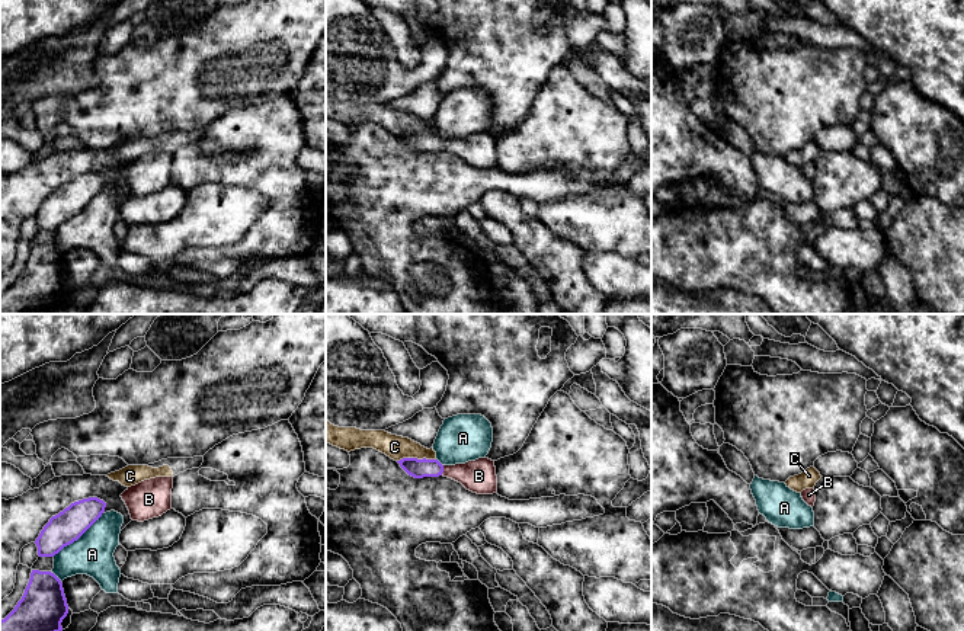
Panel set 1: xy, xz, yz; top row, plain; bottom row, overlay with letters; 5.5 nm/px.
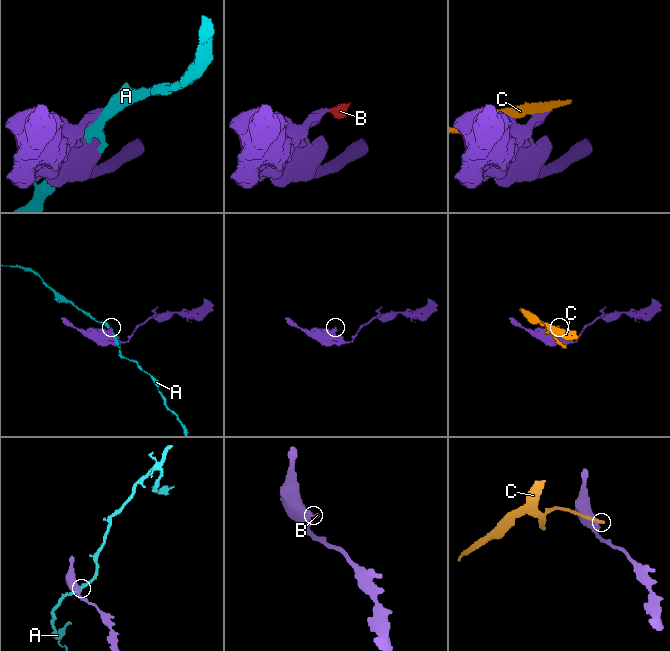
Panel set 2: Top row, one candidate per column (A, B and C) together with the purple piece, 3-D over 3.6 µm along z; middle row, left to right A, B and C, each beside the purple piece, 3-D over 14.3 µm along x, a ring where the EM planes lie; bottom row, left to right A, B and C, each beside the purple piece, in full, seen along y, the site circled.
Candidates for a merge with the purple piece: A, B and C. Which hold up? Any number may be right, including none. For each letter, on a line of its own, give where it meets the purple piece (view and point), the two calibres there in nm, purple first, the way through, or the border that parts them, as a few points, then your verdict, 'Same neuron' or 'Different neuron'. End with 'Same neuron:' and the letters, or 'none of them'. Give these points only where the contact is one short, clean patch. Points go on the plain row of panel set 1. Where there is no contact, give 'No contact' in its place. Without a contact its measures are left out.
A: Touches purple at xy (77, 212). Thickness 180 nm (purple) against 240 nm. Different neuron
B: Touches purple at xz (442, 144). Thickness 110 nm (purple) against 180 nm. Path across: xz (418, 143), (442, 144), (479, 150). Same neuron
C: Touches purple at xz (416, 133). Thickness 110 nm (purple) against 130 nm. Different neuron
Same neuron: B

